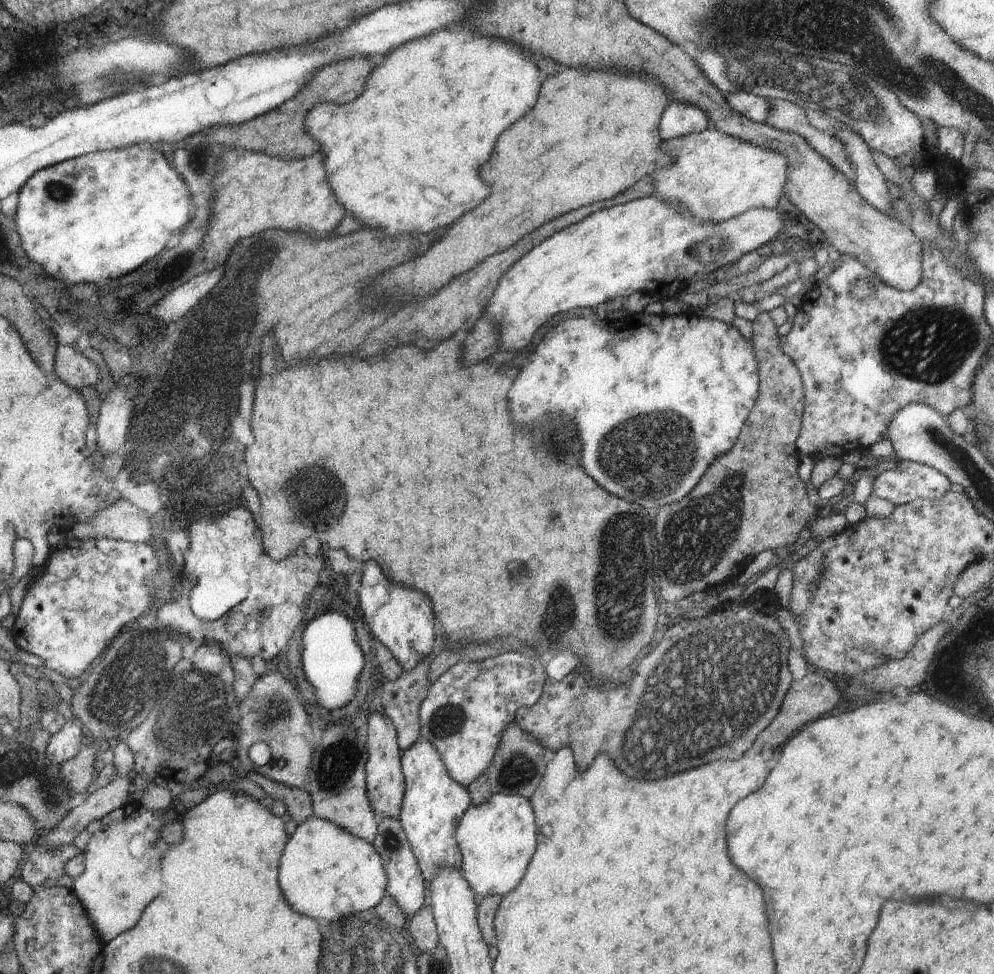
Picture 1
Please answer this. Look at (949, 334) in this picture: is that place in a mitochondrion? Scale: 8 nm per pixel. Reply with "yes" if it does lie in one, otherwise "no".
yes

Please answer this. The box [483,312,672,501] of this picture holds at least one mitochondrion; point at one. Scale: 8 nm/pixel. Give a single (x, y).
(561, 441)

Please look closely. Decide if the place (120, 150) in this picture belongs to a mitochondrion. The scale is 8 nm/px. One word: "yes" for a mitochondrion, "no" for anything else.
no

